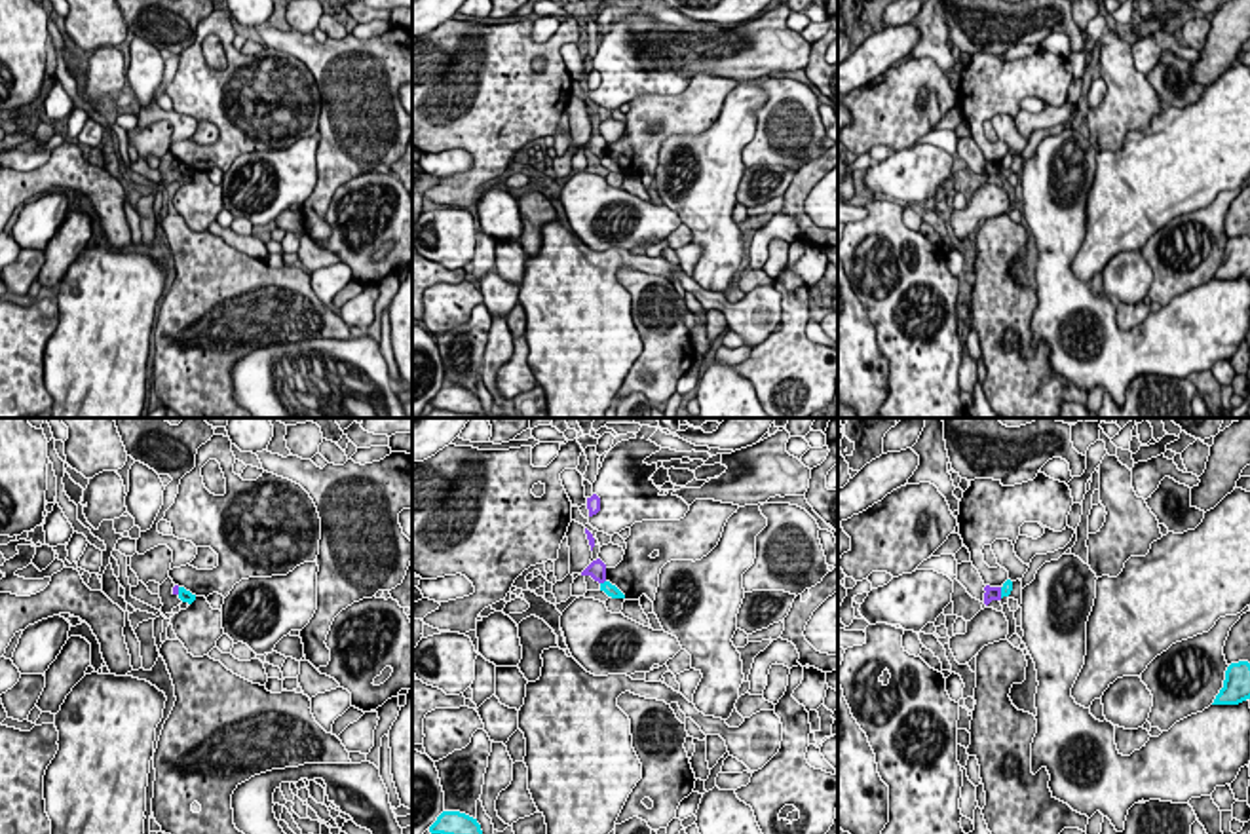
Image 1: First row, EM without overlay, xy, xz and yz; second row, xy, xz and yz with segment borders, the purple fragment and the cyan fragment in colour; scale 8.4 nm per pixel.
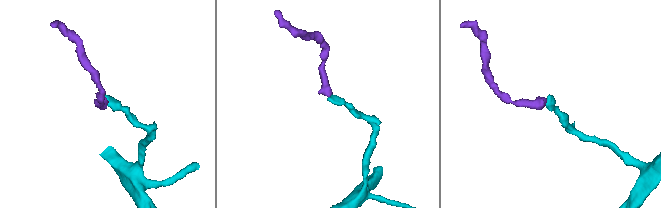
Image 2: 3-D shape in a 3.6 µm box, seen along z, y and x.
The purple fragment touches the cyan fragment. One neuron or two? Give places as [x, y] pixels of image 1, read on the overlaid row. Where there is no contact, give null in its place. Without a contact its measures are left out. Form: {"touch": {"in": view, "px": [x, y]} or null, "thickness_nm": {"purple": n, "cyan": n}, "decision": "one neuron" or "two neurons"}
{"touch": {"in": "xz", "px": [603, 582]}, "thickness_nm": {"purple": 160, "cyan": 100}, "decision": "two neurons"}

